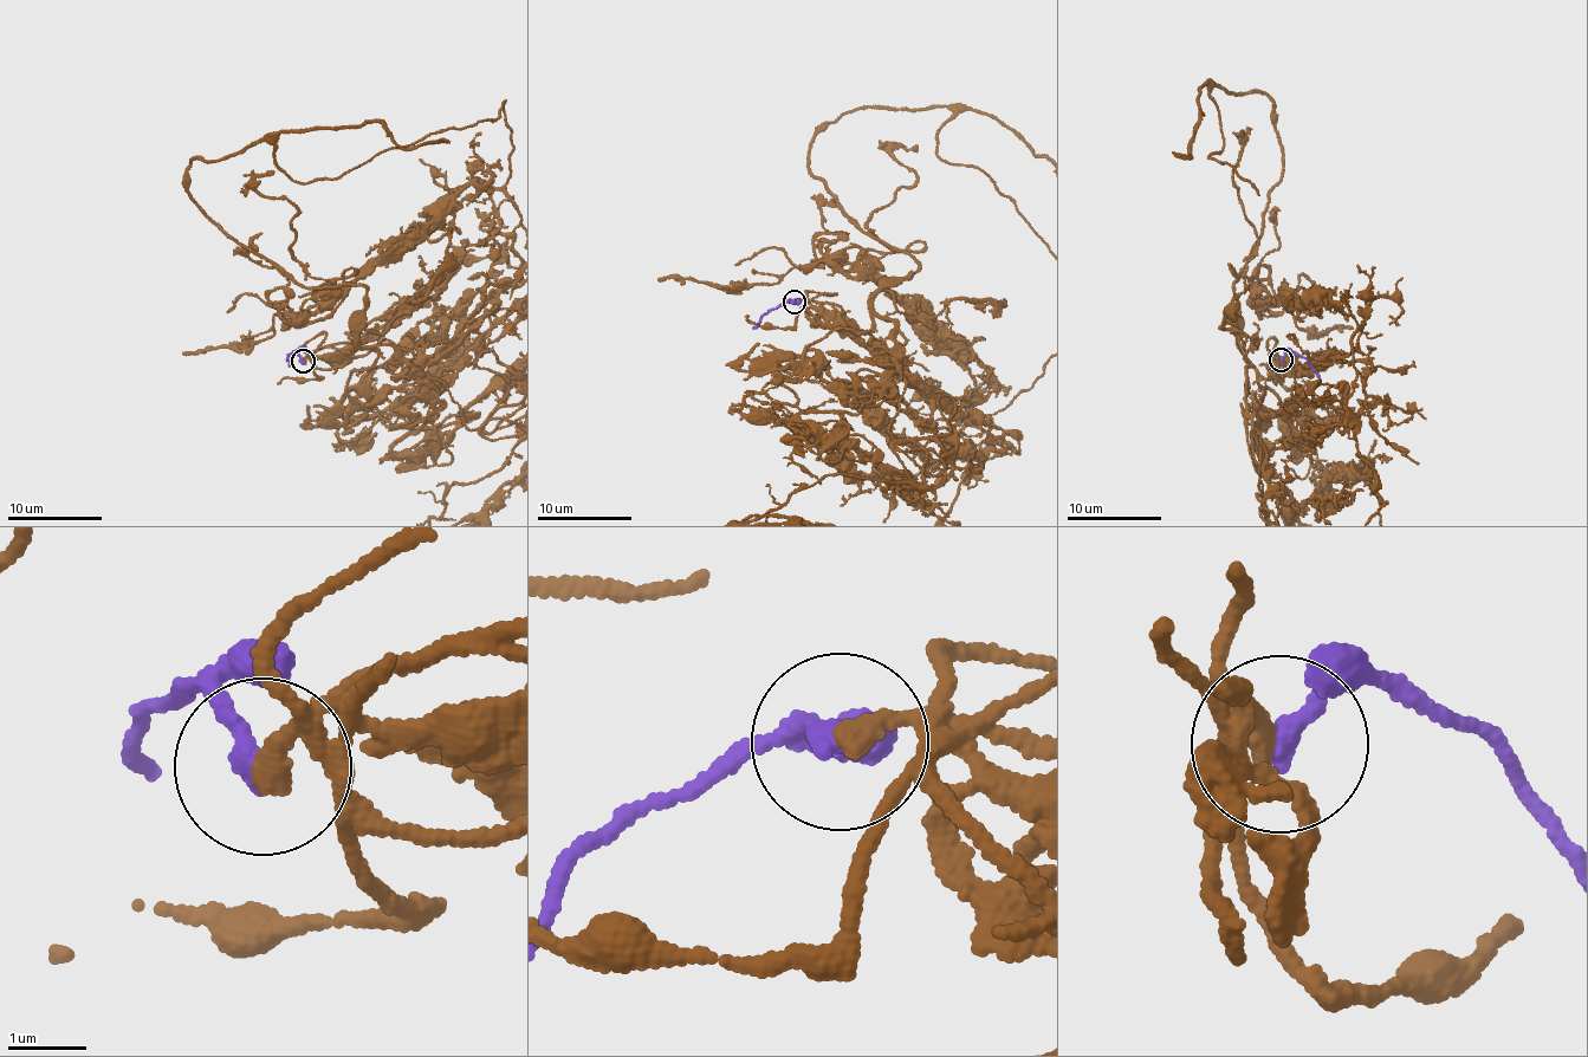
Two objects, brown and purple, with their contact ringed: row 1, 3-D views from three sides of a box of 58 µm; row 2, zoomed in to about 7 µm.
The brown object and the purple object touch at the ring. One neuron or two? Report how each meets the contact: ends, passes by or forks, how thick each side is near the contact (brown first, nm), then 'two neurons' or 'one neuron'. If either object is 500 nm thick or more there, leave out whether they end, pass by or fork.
brown ends | purple ends | 280/260 nm | one neuron

